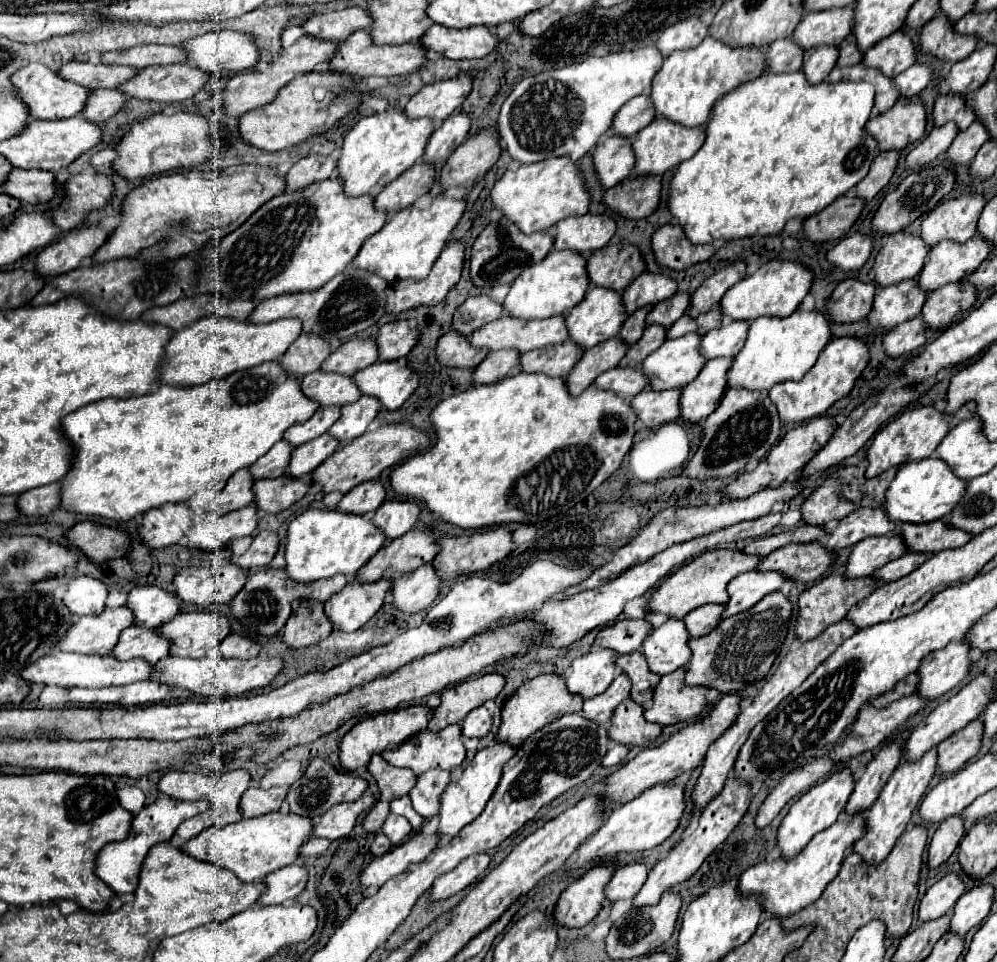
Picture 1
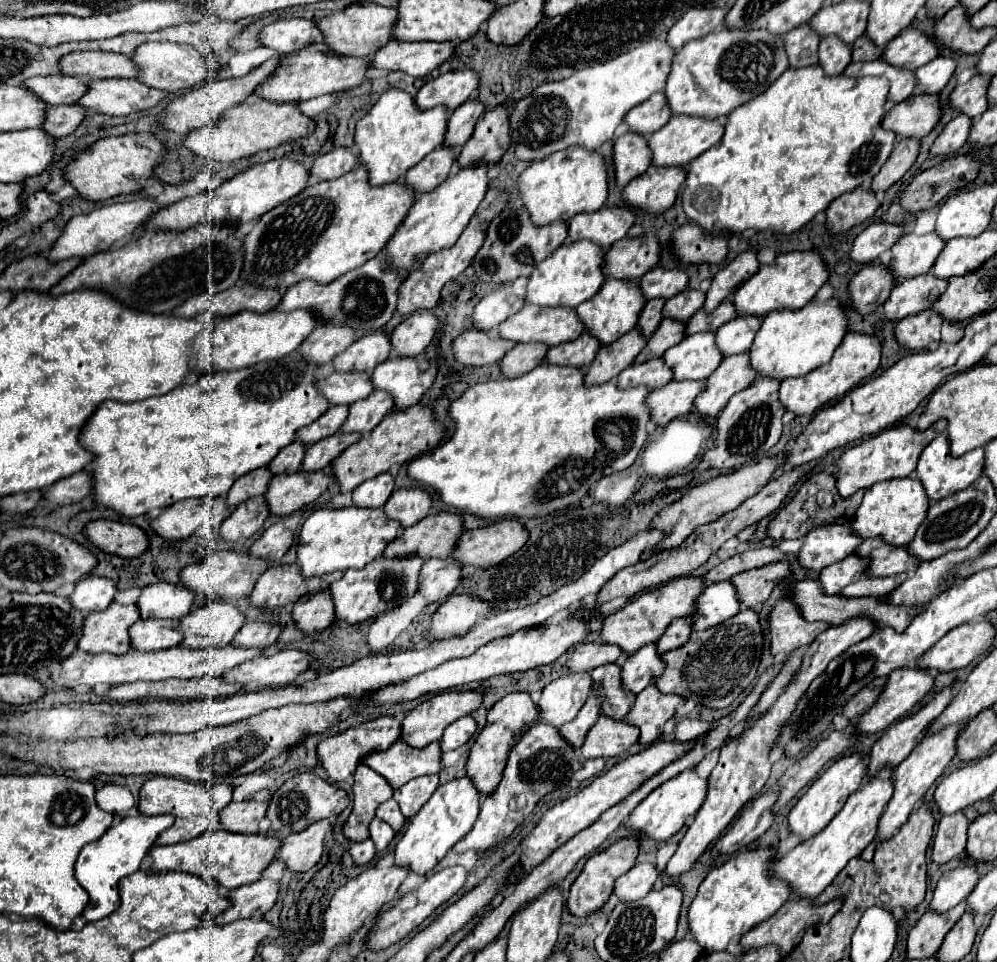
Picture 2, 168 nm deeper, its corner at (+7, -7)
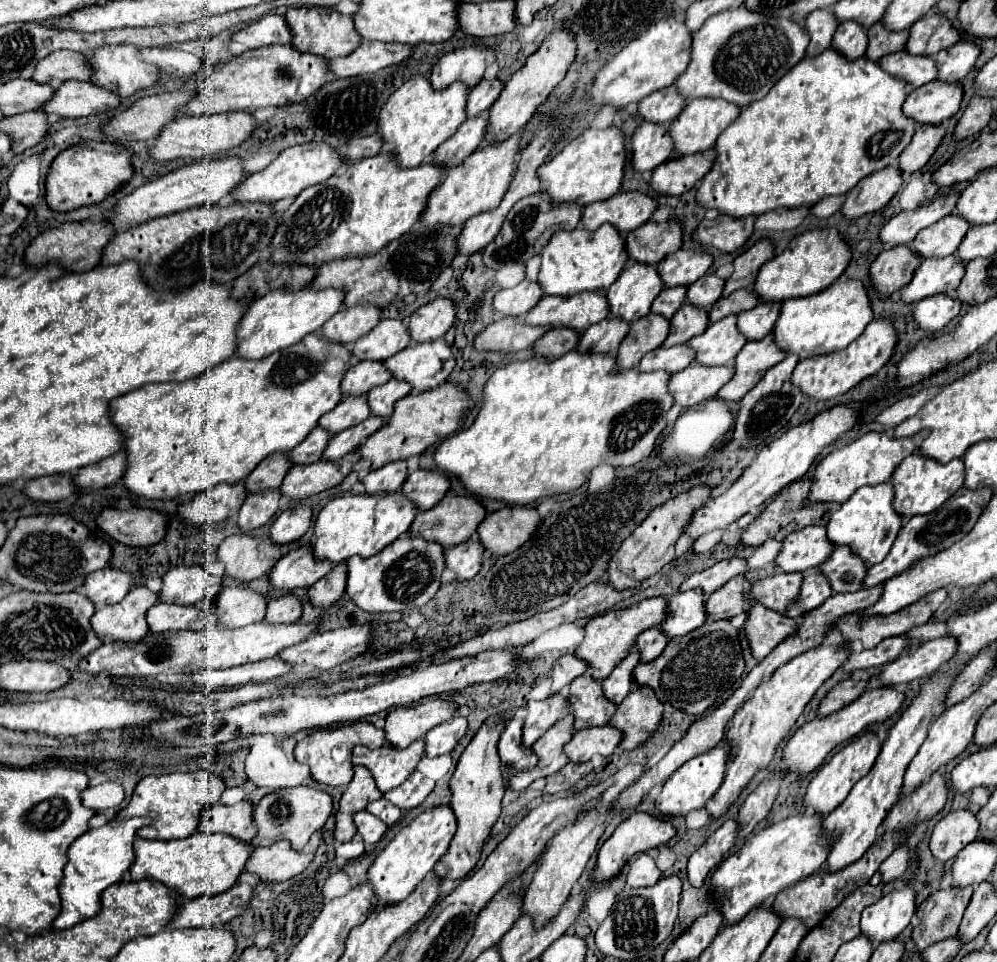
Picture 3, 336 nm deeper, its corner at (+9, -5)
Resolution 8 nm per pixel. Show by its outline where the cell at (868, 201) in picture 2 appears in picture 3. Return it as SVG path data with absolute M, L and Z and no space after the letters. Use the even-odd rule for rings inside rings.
M893 165L881 169L873 175L867 175L865 179L861 179L861 183L857 183L857 187L853 187L853 191L849 191L849 195L841 207L843 217L859 219L863 215L879 211L899 191L901 183L903 183L901 173Z

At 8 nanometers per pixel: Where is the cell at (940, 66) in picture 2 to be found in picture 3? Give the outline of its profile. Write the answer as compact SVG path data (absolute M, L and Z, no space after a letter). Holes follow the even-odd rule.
M963 41L955 43L953 47L949 47L945 51L939 51L935 57L937 79L945 81L945 83L961 81L975 65L977 55L979 55L977 45L963 43Z

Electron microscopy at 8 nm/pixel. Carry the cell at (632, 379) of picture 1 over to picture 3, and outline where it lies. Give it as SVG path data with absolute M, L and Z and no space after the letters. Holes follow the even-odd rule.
M677 345L677 347L661 347L655 351L649 351L647 355L643 355L643 359L637 365L637 371L649 373L649 371L667 371L667 373L677 373L681 369L685 369L687 365L693 363L693 353L687 351L685 345Z

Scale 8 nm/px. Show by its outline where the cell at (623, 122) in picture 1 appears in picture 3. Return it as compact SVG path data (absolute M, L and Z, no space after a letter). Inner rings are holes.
M671 85L671 87L659 89L659 91L647 95L645 99L641 99L637 113L641 119L651 121L651 123L669 123L681 113L683 107L685 107L685 103L681 103L677 89Z

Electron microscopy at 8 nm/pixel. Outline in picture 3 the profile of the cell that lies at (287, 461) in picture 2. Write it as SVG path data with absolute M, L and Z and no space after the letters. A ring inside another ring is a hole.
M315 427L297 447L293 447L293 451L289 451L289 461L293 465L309 465L321 459L321 451L325 449L325 443L331 439L331 435L321 429Z

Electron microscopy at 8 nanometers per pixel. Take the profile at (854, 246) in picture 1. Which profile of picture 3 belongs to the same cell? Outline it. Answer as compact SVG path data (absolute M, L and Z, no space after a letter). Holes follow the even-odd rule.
M959 193L941 195L931 203L925 203L913 211L901 211L893 219L889 219L879 233L883 247L897 247L913 241L921 229L933 225L941 217L947 217L949 211L953 211L953 203L957 201L957 195Z

